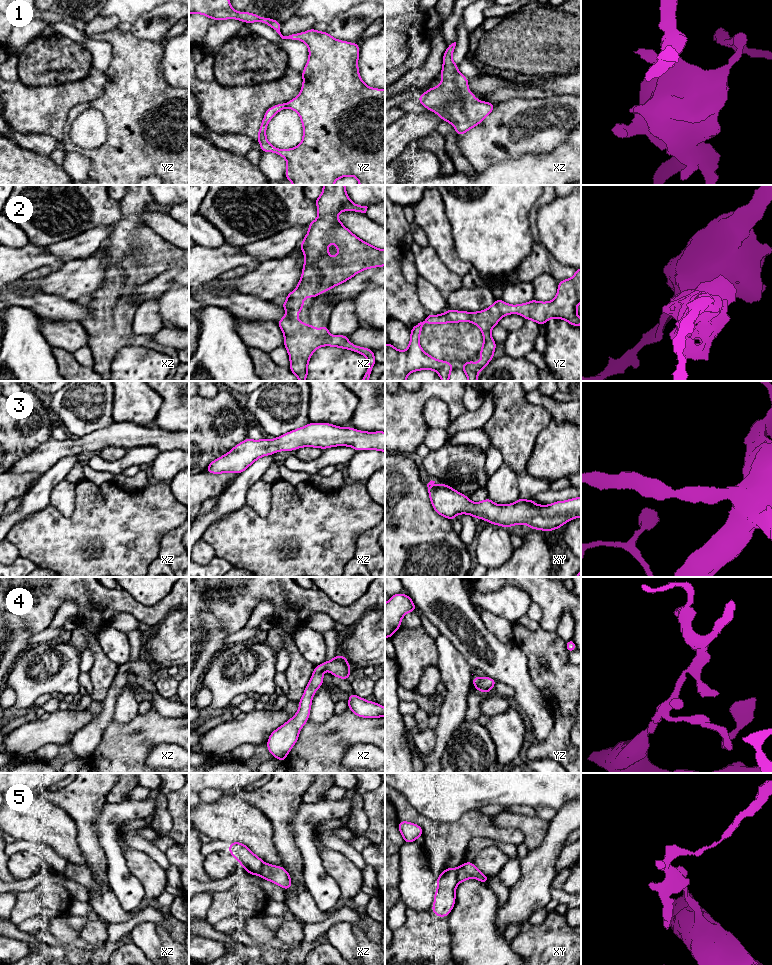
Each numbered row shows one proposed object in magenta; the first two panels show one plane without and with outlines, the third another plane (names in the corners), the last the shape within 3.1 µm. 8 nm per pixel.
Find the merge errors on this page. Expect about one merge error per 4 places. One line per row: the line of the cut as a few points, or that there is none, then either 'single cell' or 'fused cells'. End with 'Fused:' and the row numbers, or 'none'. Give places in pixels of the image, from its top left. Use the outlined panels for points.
1: no cut; single cell
2: no cut; single cell
3: no cut; single cell
4: no cut; single cell
5: cut in xy along (456, 869), (456, 878), (459, 882); fused cells
Fused: 5

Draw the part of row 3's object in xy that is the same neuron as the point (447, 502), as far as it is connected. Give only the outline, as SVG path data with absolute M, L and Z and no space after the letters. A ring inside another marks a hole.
M435 481L427 484L429 499L433 509L440 515L453 521L458 514L468 514L474 518L510 528L513 525L526 524L531 529L553 531L574 518L581 517L581 496L566 501L557 501L550 505L537 505L532 499L519 498L512 504L499 505L487 498L474 503L468 496L452 487Z

